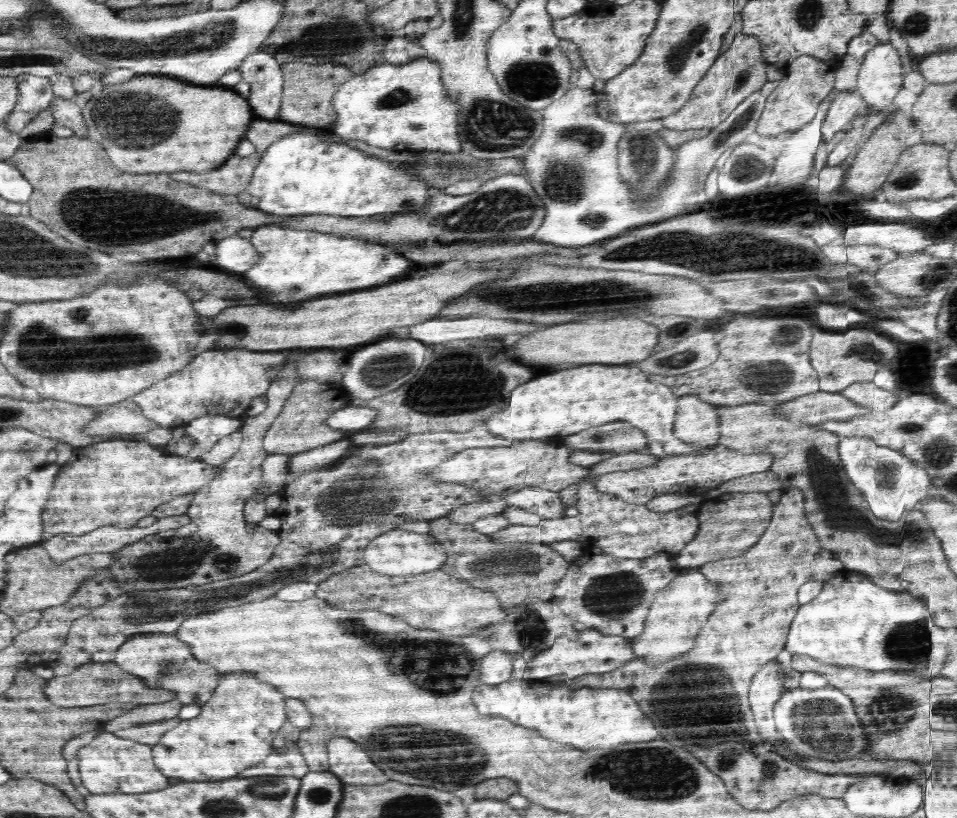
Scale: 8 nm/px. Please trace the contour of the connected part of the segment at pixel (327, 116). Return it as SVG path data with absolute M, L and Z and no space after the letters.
M292 61L281 64L281 69L284 85L279 120L329 131L338 120L332 106L332 98L340 87L354 77L354 74L346 66L334 63L310 64Z

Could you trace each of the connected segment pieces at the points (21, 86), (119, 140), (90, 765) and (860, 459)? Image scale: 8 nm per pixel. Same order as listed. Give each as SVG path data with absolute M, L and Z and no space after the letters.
M21 75L18 84L17 110L32 113L32 120L42 110L50 107L56 97L48 77Z
M138 75L123 84L114 84L114 86L104 87L100 94L96 96L90 95L90 98L82 109L82 114L86 127L88 127L88 138L100 143L104 147L110 162L112 162L117 169L125 173L138 175L171 173L174 171L204 173L208 172L208 170L218 168L218 166L222 166L222 164L235 153L238 142L245 136L250 123L255 119L245 93L237 93L235 88L224 88L219 85L208 86L208 88L206 88L206 86L192 86L192 84L184 84L184 82L178 82L178 80L170 80L170 78L164 78L164 76L152 75Z
M99 732L88 746L82 747L77 752L77 758L82 778L81 784L91 794L140 795L168 788L173 782L154 766L150 746L118 737L115 733Z
M839 438L838 452L841 466L848 480L861 490L869 509L882 520L902 520L904 514L915 509L916 504L928 498L931 478L902 453L876 444L876 441L862 438Z

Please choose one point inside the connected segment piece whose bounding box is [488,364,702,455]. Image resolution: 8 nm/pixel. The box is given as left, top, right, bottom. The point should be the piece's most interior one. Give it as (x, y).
(559, 404)

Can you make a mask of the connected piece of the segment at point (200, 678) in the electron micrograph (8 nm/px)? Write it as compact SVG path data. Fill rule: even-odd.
M144 633L132 635L116 652L114 660L124 672L142 676L144 684L150 688L162 688L162 690L176 690L175 701L179 705L199 704L202 706L211 698L212 692L218 686L218 673L210 664L200 662L190 646L178 639L178 635L163 633ZM158 678L158 684L156 684Z

